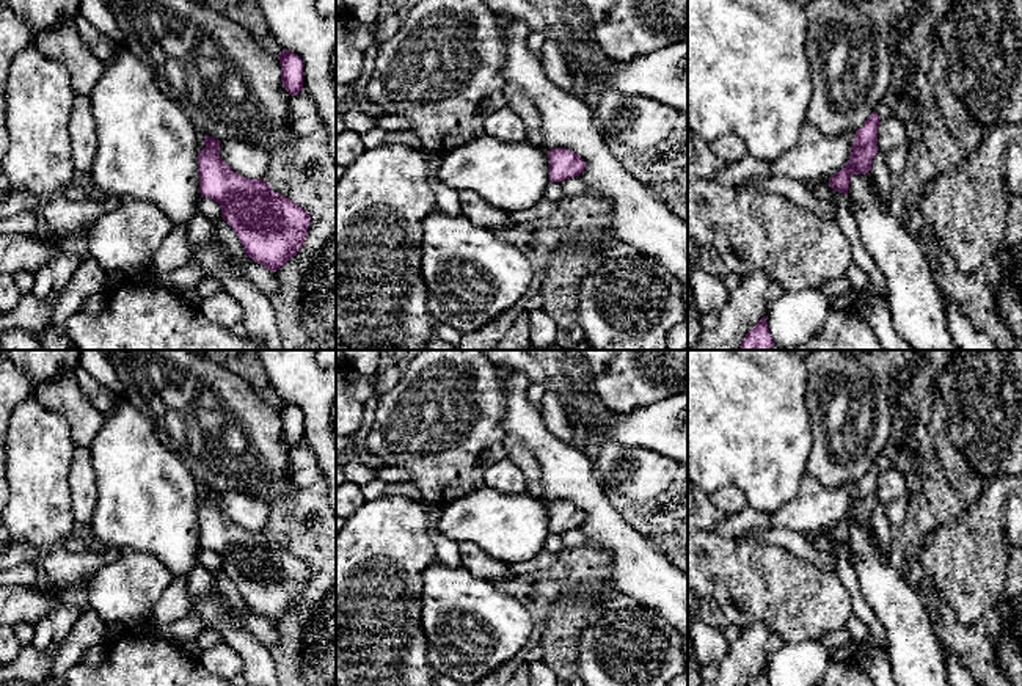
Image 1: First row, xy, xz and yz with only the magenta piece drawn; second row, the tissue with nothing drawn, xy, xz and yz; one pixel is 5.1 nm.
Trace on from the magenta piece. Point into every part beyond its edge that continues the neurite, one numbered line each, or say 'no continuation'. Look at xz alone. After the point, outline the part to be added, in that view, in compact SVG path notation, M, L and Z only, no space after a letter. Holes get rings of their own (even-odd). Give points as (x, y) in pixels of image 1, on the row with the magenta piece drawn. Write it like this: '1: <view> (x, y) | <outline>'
no continuation

